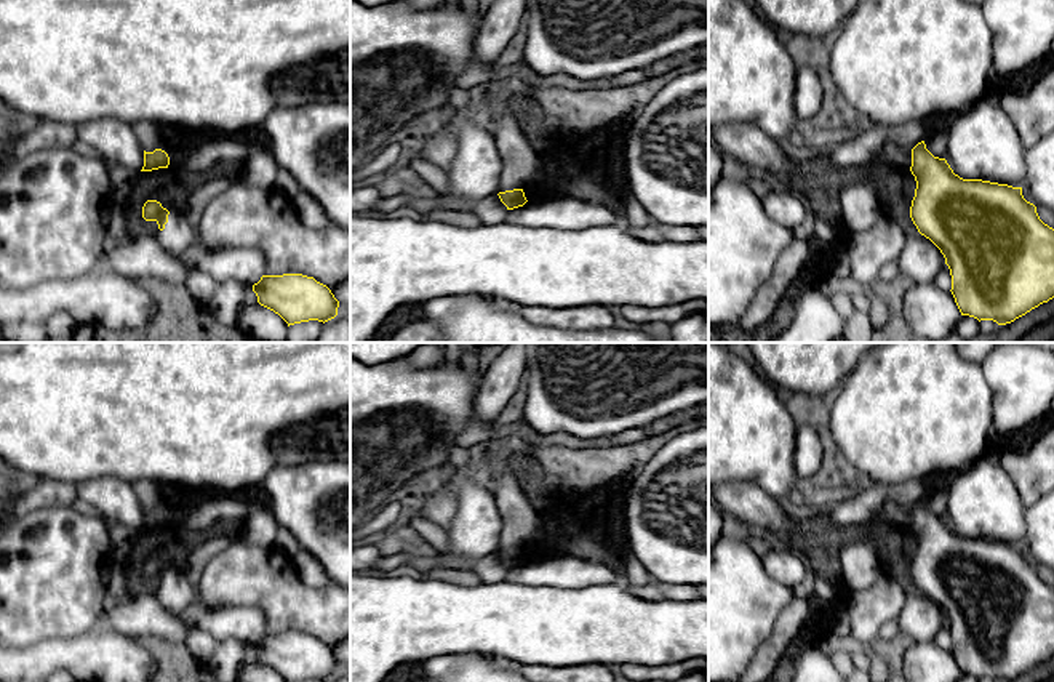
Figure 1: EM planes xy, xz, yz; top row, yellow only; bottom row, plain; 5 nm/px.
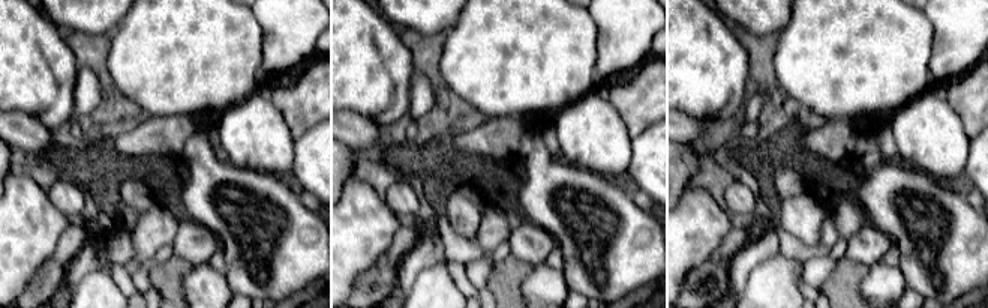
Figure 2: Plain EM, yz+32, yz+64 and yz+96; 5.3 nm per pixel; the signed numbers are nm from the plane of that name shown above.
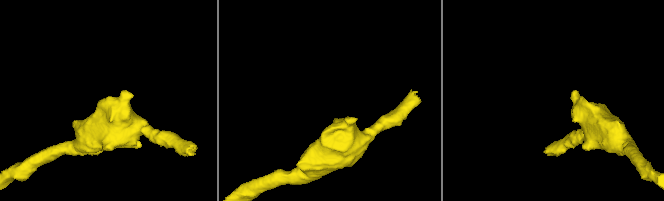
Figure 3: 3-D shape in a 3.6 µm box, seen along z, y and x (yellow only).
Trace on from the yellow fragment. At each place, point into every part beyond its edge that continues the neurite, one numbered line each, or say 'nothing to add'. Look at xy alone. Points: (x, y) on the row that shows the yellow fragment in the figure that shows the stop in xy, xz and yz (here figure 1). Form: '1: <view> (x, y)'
nothing to add

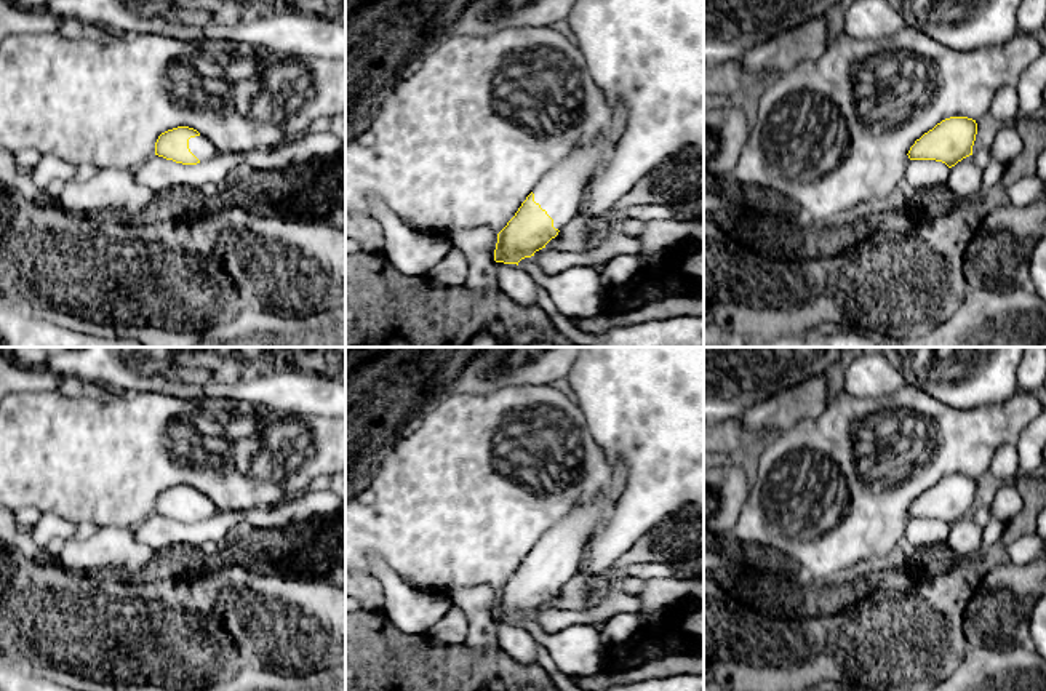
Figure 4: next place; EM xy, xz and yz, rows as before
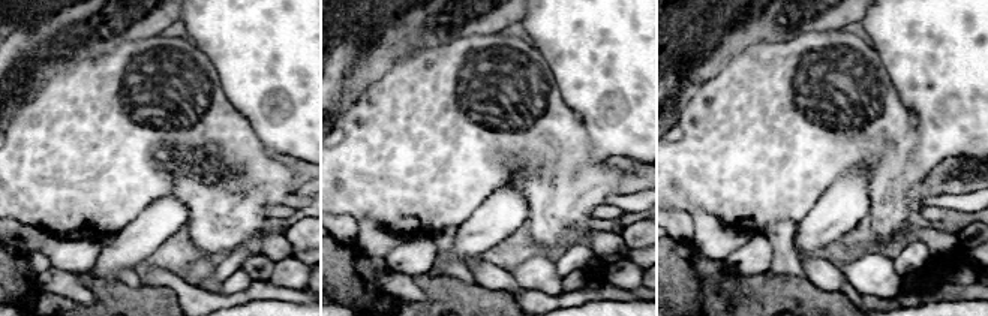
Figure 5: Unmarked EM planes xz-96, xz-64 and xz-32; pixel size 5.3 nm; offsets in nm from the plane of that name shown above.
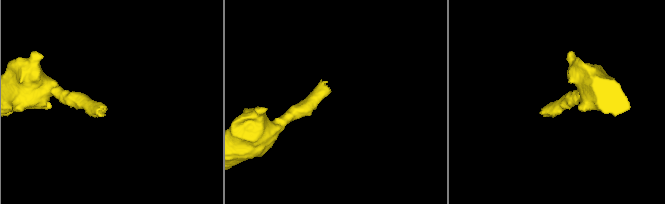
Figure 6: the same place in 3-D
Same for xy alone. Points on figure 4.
1: xy (202, 147)

